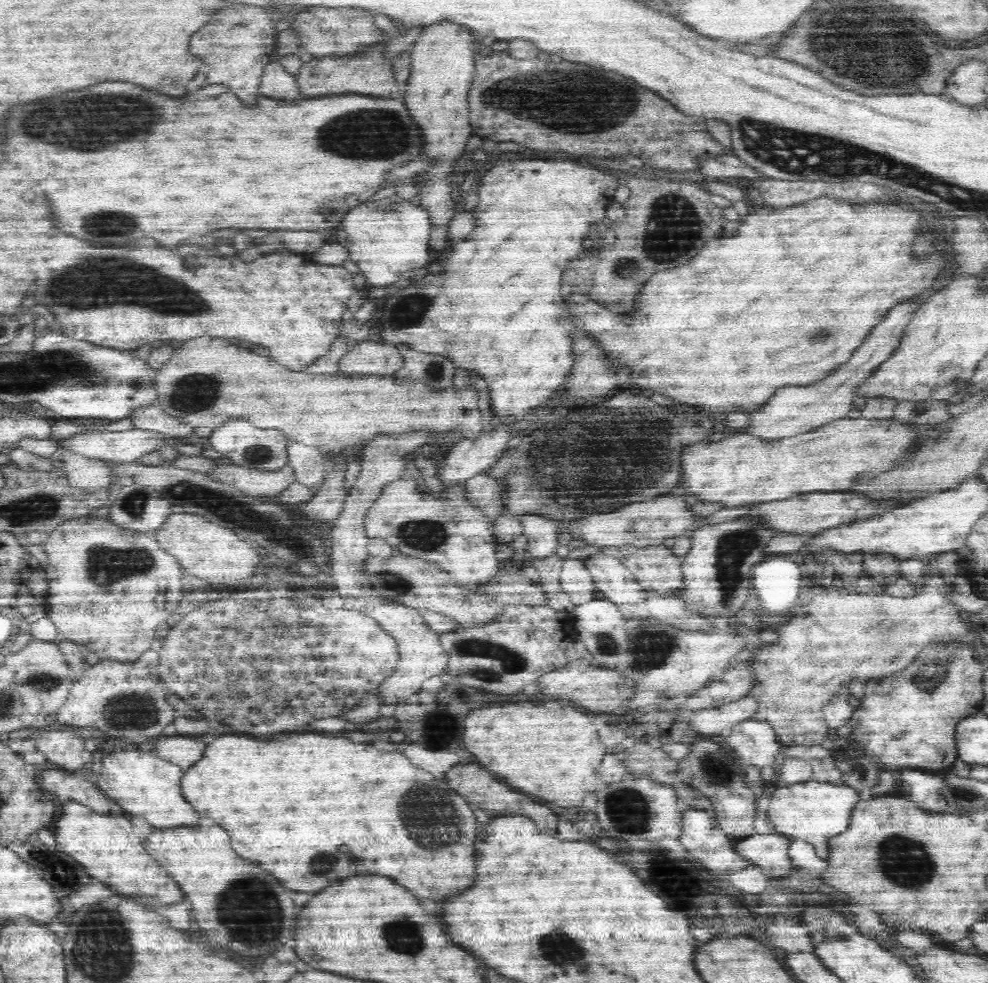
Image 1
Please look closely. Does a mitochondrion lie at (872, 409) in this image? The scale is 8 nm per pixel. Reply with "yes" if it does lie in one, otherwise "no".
no

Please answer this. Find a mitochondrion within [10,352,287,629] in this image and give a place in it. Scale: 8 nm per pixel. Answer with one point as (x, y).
(106, 565)

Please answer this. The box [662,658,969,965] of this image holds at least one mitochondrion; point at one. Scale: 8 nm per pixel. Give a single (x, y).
(905, 860)

